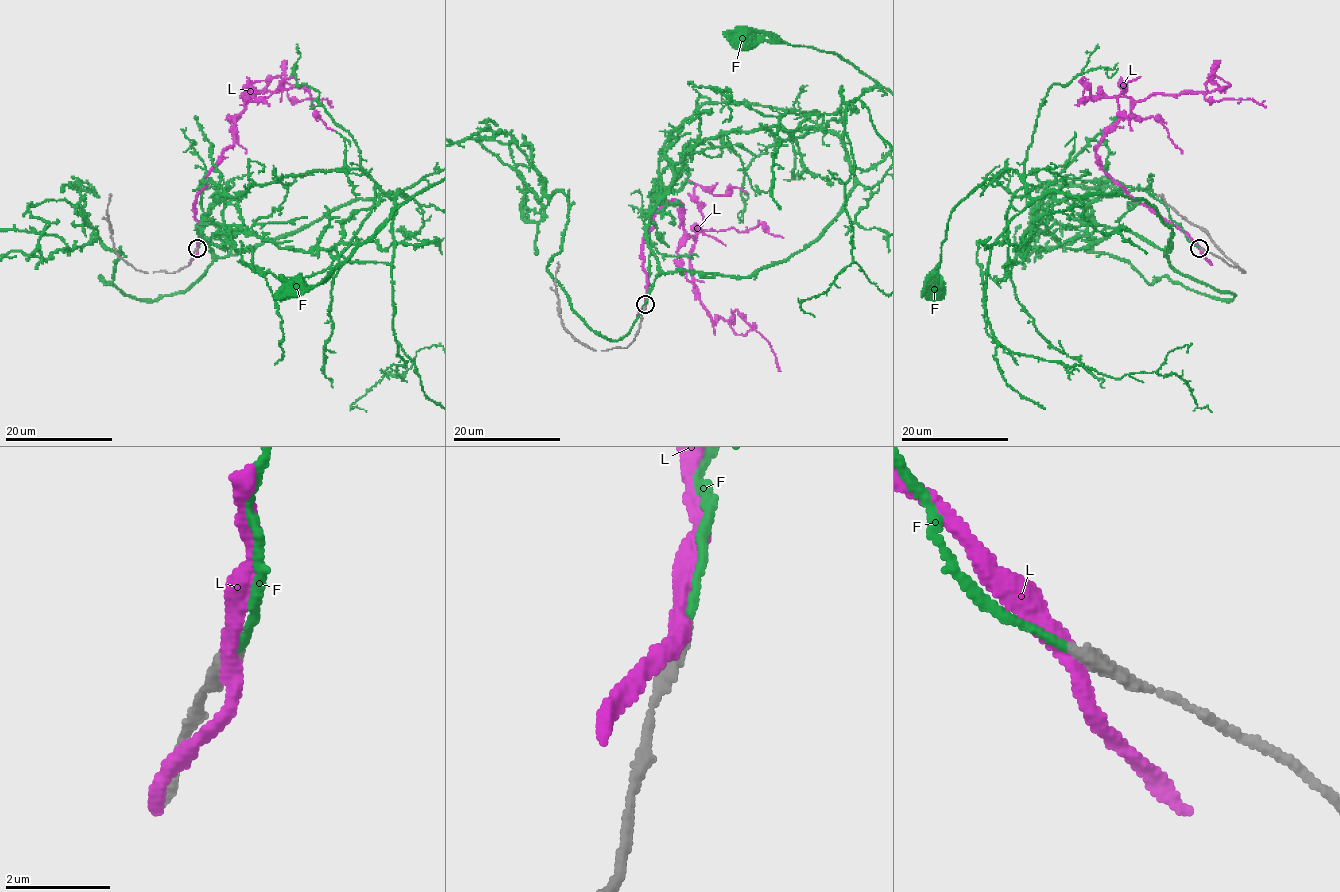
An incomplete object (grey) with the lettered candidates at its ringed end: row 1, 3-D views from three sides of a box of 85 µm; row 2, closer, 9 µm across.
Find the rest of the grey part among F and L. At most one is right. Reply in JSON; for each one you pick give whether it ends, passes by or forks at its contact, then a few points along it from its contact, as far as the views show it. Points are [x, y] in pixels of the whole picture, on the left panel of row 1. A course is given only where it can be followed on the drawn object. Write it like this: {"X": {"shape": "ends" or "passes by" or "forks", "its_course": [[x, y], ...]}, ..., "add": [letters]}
{"F": {"shape": "ends", "its_course": [[198, 247], [202, 180], [241, 196], [351, 169], [393, 197]]}, "add": ["F"]}

